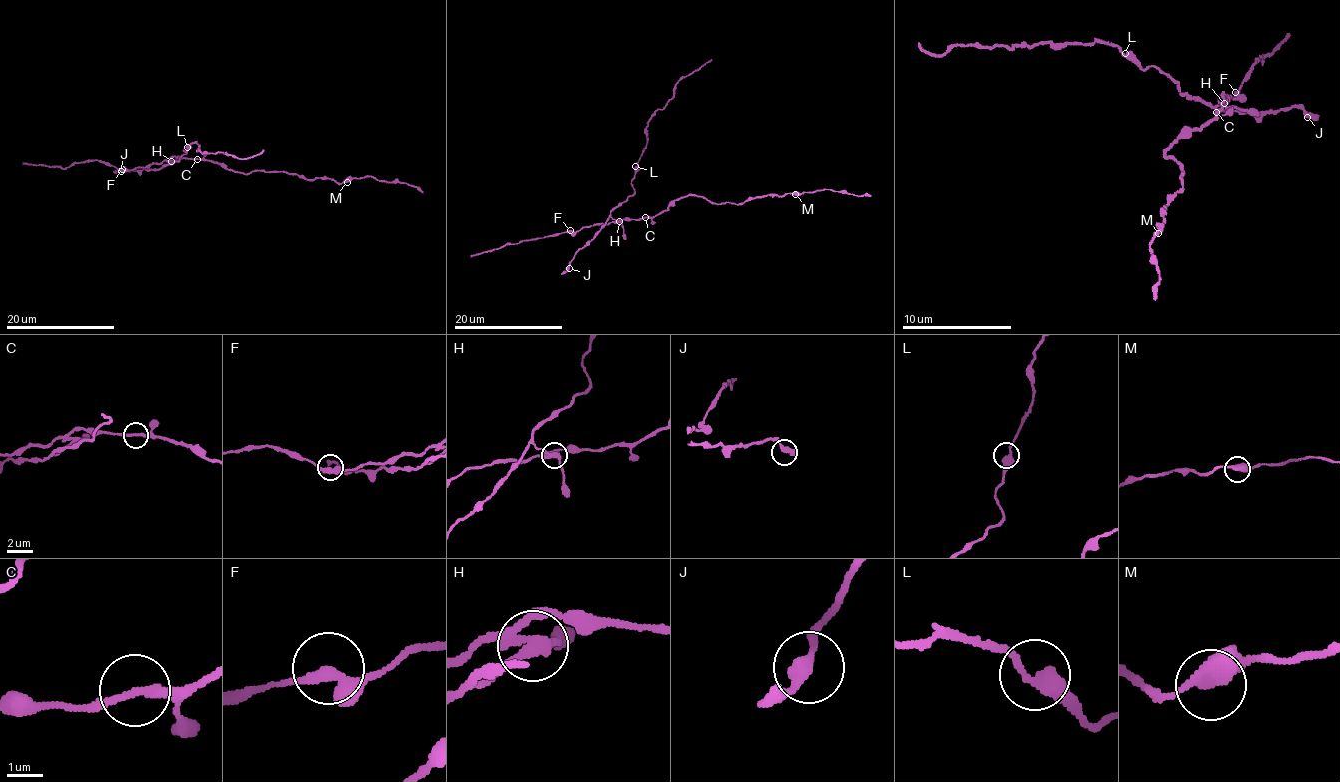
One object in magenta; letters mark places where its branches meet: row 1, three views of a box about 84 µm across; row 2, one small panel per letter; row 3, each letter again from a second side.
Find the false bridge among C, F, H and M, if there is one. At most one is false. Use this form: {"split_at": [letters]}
{"split_at": ["H"]}

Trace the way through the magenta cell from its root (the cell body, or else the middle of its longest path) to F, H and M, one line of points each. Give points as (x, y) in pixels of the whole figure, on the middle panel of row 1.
F: (645, 218), (616, 219), (607, 224), (582, 227), (578, 232), (570, 230)
H: (645, 218), (621, 219), (619, 222)
M: (645, 218), (653, 218), (675, 200), (689, 196), (703, 196), (717, 204), (742, 204), (767, 194), (795, 194)

